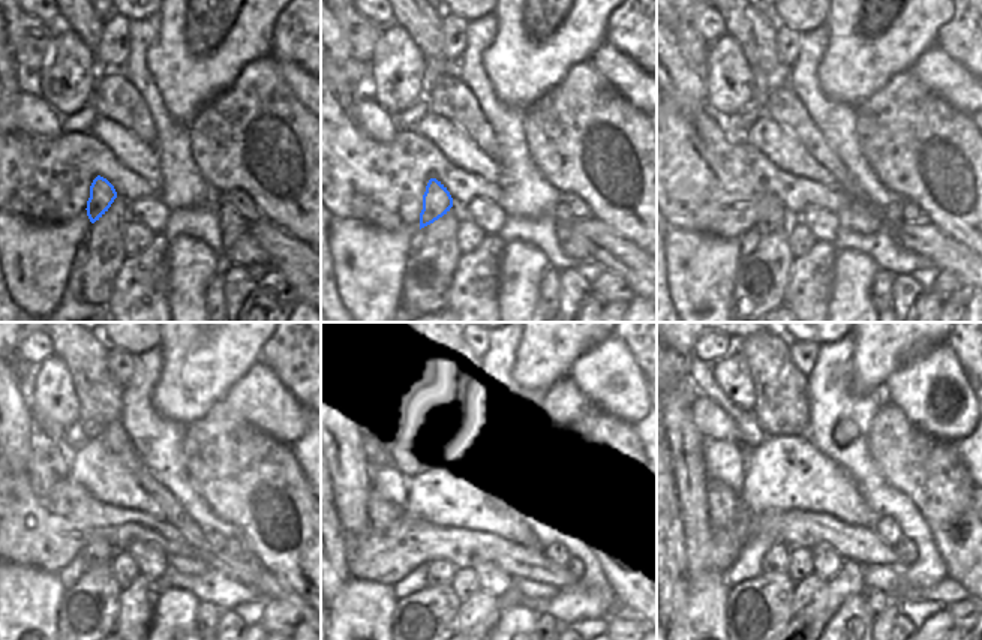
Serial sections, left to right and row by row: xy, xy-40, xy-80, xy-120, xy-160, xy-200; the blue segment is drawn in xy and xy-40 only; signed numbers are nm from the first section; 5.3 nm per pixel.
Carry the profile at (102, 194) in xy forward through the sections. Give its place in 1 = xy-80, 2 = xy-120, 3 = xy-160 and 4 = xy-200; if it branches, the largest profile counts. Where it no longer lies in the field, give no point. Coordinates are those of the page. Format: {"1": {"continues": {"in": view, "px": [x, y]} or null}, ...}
{"1": {"continues": {"in": "xy-80", "px": [772, 215]}}, "2": {"continues": {"in": "xy-120", "px": [98, 553]}}, "3": {"continues": {"in": "xy-160", "px": [438, 570]}}, "4": {"continues": {"in": "xy-200", "px": [775, 564]}}}

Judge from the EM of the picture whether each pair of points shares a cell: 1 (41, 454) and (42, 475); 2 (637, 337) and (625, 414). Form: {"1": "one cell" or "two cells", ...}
{"1": "one cell", "2": "two cells"}

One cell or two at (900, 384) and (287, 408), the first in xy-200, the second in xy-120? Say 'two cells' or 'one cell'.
one cell

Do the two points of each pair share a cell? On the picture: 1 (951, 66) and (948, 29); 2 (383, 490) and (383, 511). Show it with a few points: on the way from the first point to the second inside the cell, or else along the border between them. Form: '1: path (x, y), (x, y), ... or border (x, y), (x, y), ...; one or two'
1: border (936, 38), (948, 44), (966, 65); two
2: path (383, 495), (383, 507); one

